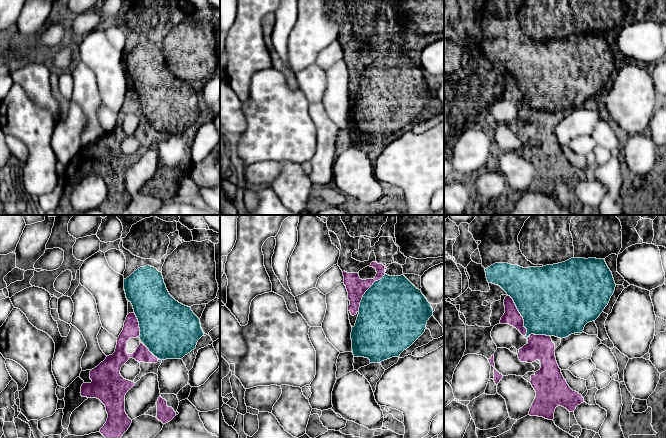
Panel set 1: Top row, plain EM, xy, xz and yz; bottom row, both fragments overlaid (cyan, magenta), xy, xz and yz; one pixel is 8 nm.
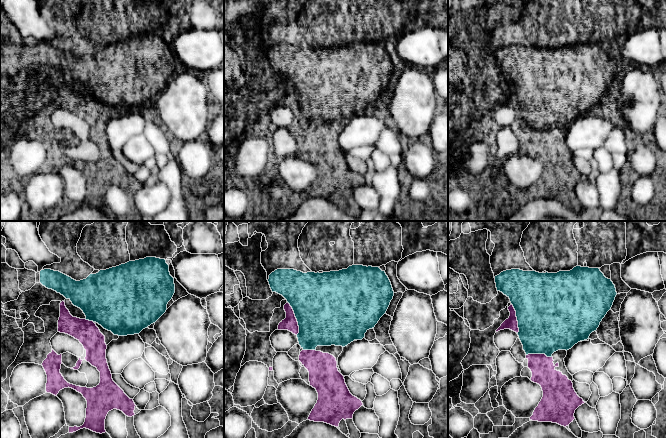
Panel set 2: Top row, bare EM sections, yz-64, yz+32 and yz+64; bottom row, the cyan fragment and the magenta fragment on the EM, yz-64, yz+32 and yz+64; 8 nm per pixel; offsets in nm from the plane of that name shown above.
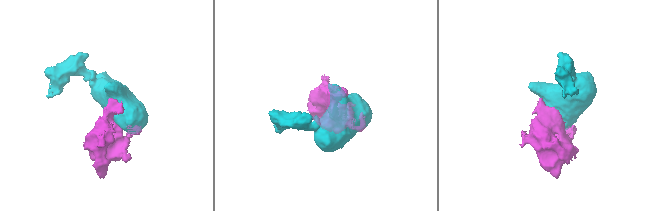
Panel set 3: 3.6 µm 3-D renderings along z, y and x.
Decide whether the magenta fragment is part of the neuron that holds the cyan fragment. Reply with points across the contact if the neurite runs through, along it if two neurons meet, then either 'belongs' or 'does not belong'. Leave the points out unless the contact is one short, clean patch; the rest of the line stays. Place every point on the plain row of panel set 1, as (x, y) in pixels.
belongs

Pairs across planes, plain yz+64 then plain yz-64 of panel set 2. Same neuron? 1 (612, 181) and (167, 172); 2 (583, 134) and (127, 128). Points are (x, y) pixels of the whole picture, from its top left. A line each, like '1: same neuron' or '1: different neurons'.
1: same neuron
2: same neuron

